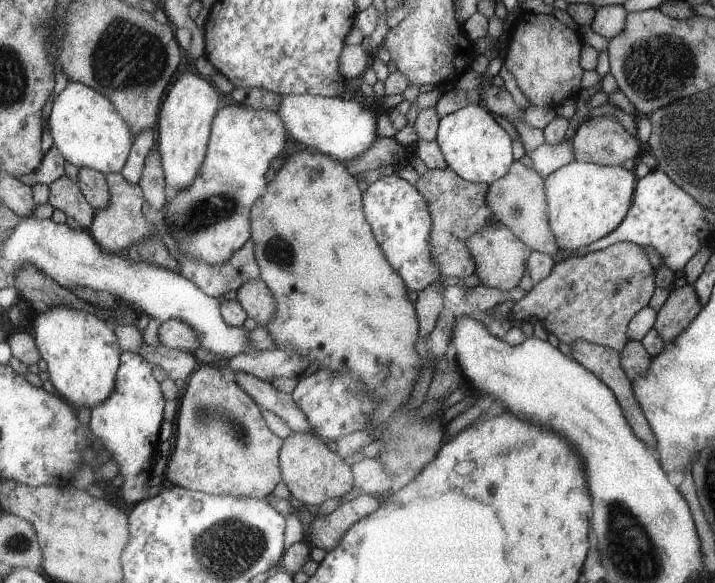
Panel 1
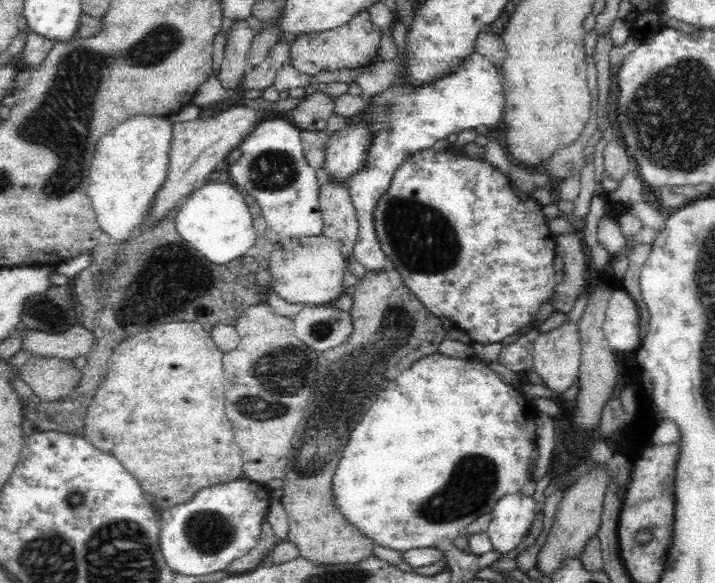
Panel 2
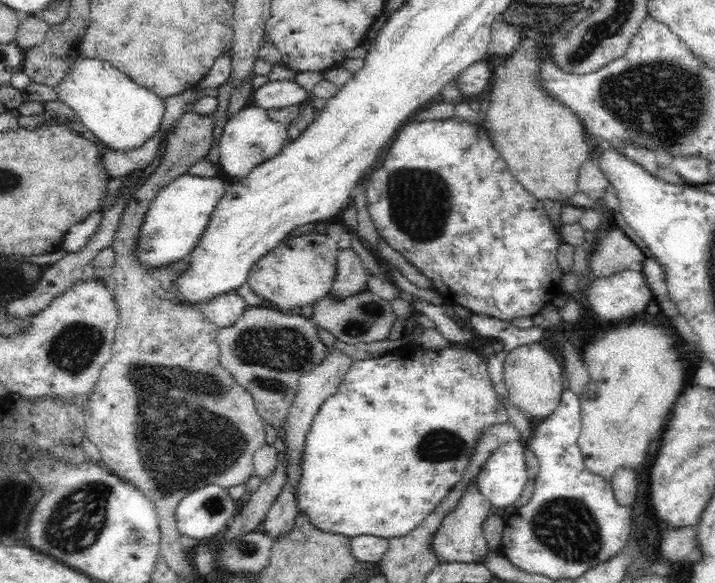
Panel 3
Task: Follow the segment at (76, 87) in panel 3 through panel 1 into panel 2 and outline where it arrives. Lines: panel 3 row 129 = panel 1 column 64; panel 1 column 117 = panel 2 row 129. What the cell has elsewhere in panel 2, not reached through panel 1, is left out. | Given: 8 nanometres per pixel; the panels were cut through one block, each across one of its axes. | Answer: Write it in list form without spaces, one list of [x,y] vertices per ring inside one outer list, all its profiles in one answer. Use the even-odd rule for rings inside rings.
[[[148,115],[148,118],[140,120],[126,117],[97,141],[96,152],[89,170],[87,195],[91,200],[99,229],[110,240],[116,243],[130,241],[135,233],[145,230],[141,228],[141,224],[145,220],[149,206],[152,205],[153,197],[168,176],[172,133],[170,122],[168,120],[164,122],[164,118],[155,115]]]

